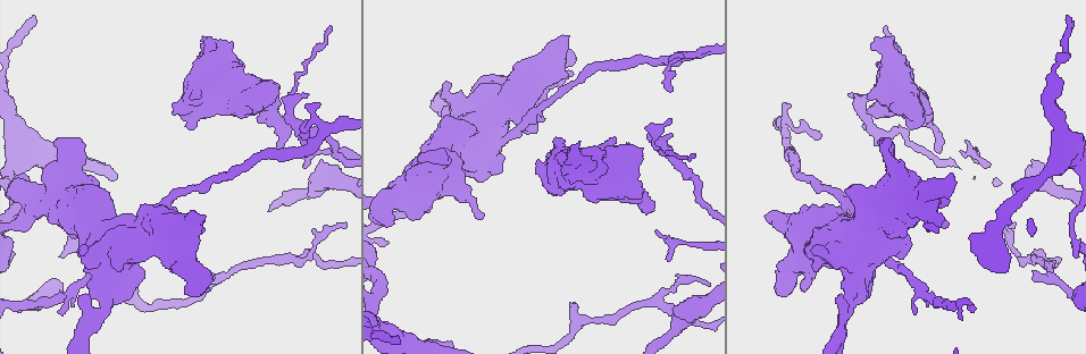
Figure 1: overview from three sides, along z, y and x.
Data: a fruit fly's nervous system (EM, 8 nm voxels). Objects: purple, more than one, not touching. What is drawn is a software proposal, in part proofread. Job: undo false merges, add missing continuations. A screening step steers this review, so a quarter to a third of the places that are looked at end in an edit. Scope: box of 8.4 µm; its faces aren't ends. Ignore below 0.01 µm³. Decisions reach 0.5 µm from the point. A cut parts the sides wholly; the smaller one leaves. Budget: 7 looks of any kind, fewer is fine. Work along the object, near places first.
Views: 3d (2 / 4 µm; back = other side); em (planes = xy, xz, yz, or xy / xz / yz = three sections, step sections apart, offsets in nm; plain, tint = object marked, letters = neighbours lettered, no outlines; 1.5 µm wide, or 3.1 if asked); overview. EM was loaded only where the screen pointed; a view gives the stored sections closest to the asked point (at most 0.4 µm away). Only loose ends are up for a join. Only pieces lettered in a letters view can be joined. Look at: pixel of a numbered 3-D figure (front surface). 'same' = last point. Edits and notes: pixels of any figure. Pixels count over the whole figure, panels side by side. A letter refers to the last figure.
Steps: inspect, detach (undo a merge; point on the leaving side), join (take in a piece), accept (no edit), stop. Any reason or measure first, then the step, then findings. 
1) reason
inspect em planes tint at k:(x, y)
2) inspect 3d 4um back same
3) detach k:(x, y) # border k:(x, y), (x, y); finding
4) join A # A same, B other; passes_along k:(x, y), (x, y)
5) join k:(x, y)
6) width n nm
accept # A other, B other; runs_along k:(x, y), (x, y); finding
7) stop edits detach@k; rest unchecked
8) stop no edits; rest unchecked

long arm stops here
inspect em xz step 8 tint at 1:(396, 335)

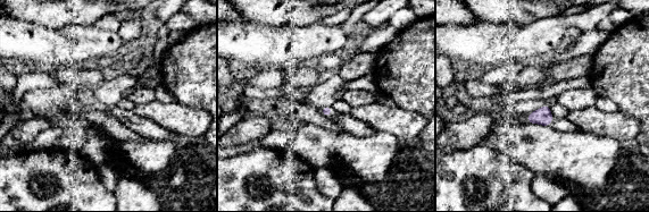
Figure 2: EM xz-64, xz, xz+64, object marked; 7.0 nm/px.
cut it another way
inspect em planes tint same

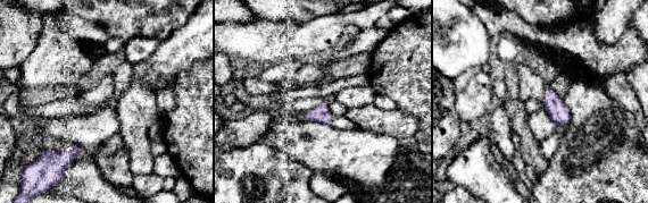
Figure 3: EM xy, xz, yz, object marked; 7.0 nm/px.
see the neighbours
inspect em planes letters same

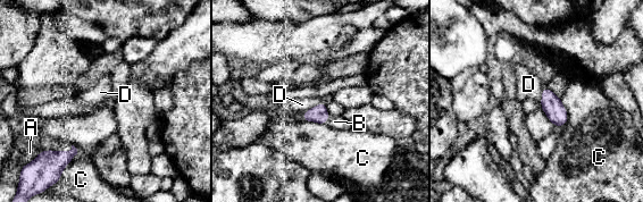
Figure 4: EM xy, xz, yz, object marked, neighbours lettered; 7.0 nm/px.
longest_contact C 190 nm
join 4:(334, 121) # A other, B same, C other, D other; passes_along 4:(318, 114), (327, 118), (334, 121); the neuron continues

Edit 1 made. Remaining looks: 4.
redraw
inspect overview

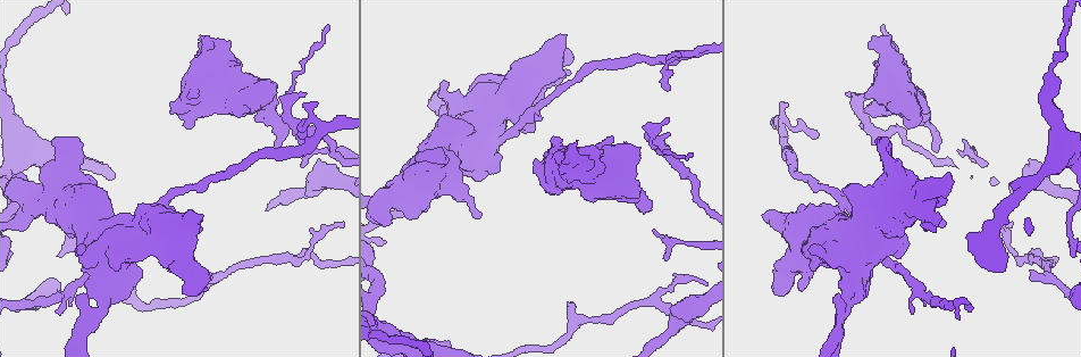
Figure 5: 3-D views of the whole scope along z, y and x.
tapers out
inspect em xz step 4 tint at 5:(881, 26)

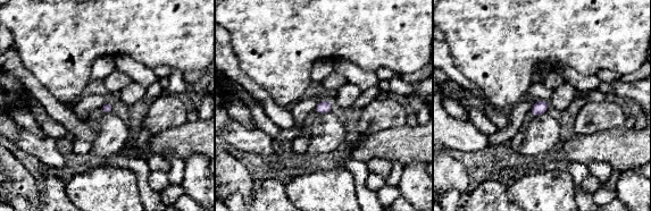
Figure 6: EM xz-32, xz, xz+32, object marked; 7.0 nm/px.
see the neighbours
inspect em xz step 4 letters same

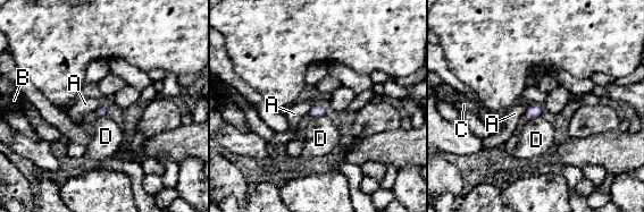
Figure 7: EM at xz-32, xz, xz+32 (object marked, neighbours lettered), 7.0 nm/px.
width 80 nm
accept # A other, B other, C other, D other; border 7:(318, 102), (308, 112); none of them fits

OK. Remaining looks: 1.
stop edits join@4; rest unchecked

